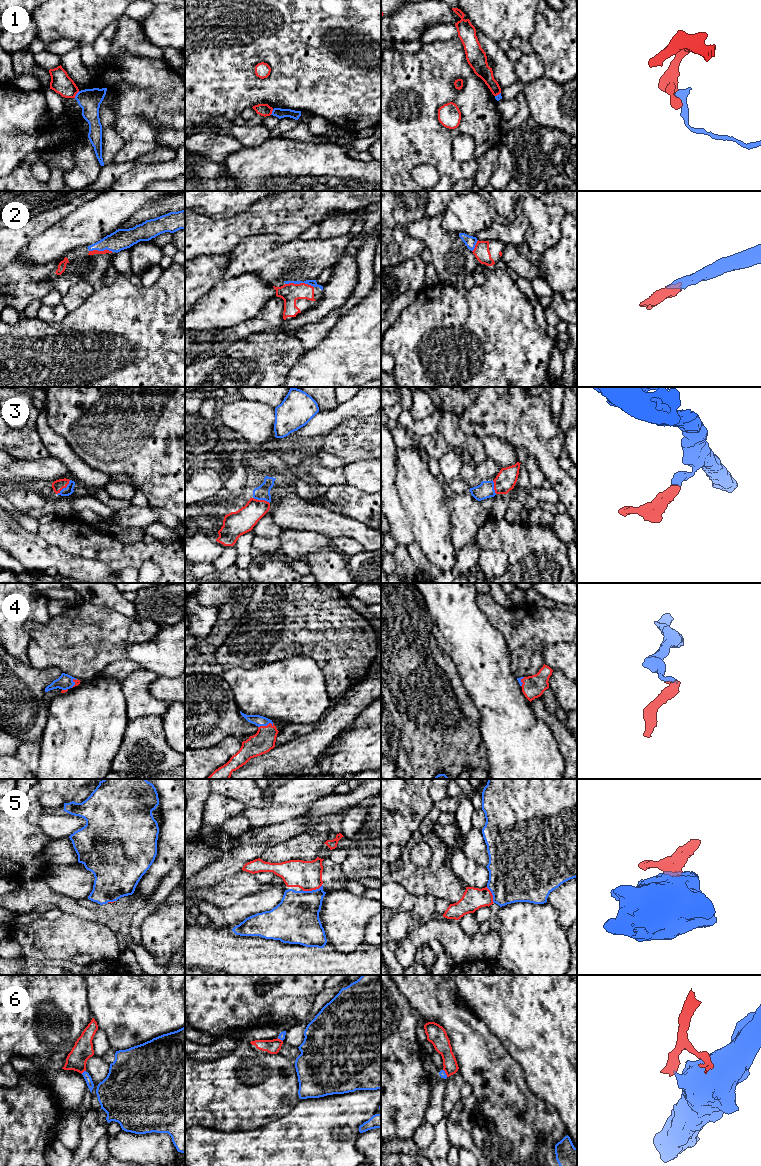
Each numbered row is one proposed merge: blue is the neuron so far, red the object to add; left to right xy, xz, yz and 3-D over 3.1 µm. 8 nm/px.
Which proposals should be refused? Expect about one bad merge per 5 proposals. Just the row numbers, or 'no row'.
1, 6

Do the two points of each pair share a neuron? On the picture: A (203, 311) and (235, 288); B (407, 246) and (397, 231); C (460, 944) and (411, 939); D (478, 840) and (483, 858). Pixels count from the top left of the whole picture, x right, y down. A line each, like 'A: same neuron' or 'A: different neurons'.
A: same neuron
B: same neuron
C: same neuron
D: same neuron

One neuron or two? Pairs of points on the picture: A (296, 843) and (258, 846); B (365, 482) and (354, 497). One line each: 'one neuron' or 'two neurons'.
A: two neurons
B: two neurons

